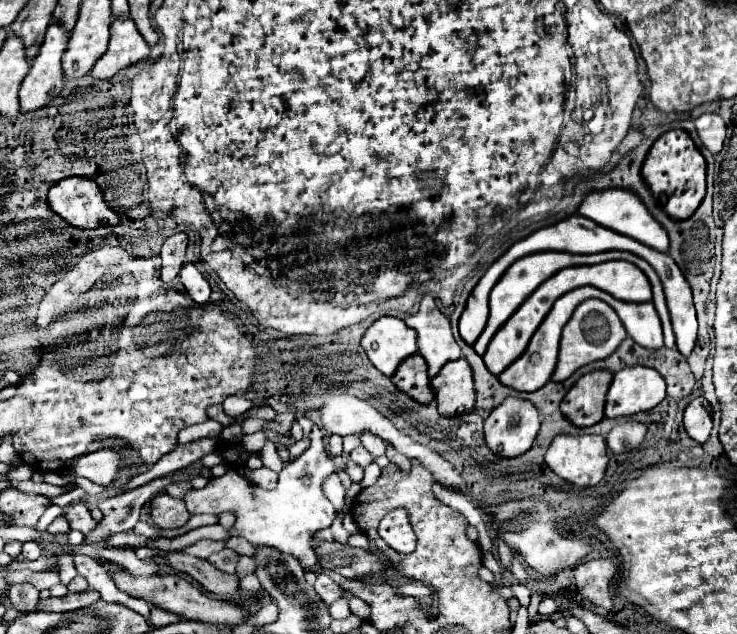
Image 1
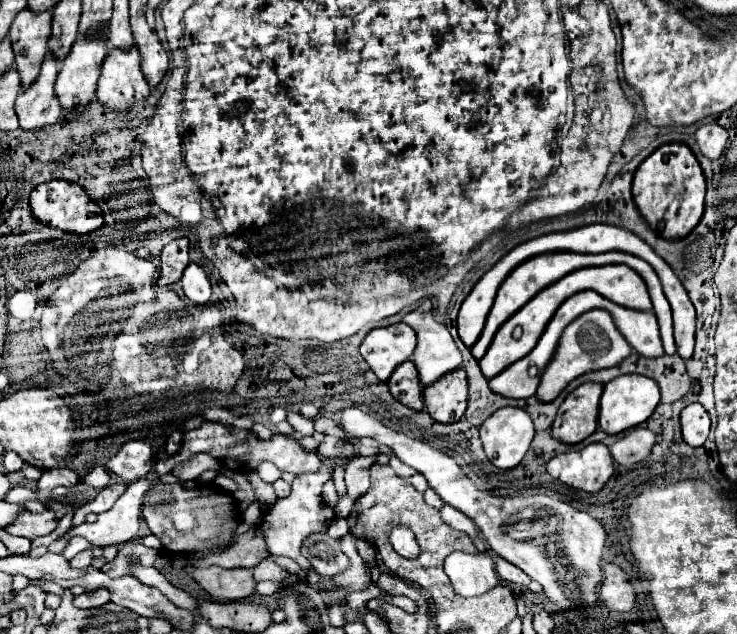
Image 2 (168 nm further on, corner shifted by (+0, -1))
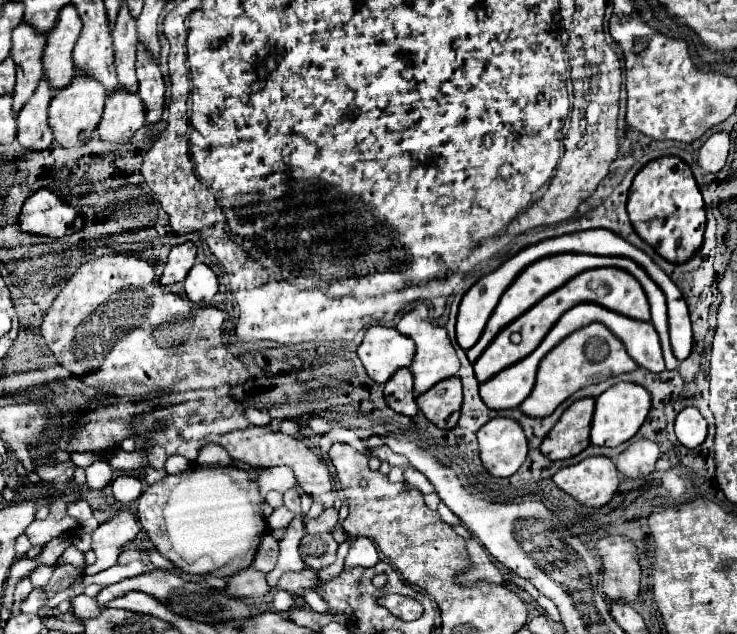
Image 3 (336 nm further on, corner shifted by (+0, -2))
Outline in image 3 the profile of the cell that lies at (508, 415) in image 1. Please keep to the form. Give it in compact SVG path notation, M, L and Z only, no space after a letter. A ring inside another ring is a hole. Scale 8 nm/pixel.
M496 417L480 427L478 449L480 461L492 477L510 477L524 463L528 441L514 419Z

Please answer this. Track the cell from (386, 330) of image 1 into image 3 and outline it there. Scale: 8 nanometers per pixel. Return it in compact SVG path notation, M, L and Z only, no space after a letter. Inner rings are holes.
M370 327L356 353L366 373L376 383L386 383L398 369L410 365L414 341L392 327Z

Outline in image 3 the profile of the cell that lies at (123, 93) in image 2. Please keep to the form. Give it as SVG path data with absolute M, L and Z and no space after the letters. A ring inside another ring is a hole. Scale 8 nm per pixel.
M114 91L106 99L104 115L98 125L98 135L106 143L128 143L144 125L144 107L136 93Z

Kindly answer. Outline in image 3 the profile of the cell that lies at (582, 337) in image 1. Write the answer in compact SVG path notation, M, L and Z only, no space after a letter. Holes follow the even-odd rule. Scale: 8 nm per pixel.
M590 323L568 335L540 361L536 385L520 405L520 411L528 417L548 417L564 399L574 395L578 389L606 381L608 377L616 377L620 373L630 373L634 369L638 369L638 365L630 359L622 341L618 341L602 323Z

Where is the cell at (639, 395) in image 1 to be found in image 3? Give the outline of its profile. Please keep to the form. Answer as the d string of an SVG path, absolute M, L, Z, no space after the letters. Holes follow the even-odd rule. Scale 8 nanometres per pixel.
M618 383L604 391L596 399L596 409L592 417L592 429L590 429L590 443L592 445L604 445L604 447L618 447L632 439L640 425L644 423L646 415L650 411L650 395L644 387L634 383Z

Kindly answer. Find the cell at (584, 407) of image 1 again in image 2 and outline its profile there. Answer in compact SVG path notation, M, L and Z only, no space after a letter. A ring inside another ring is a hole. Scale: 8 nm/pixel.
M590 382L570 392L558 408L558 416L552 424L552 436L566 444L576 444L588 438L598 428L598 404L602 390L602 384Z

